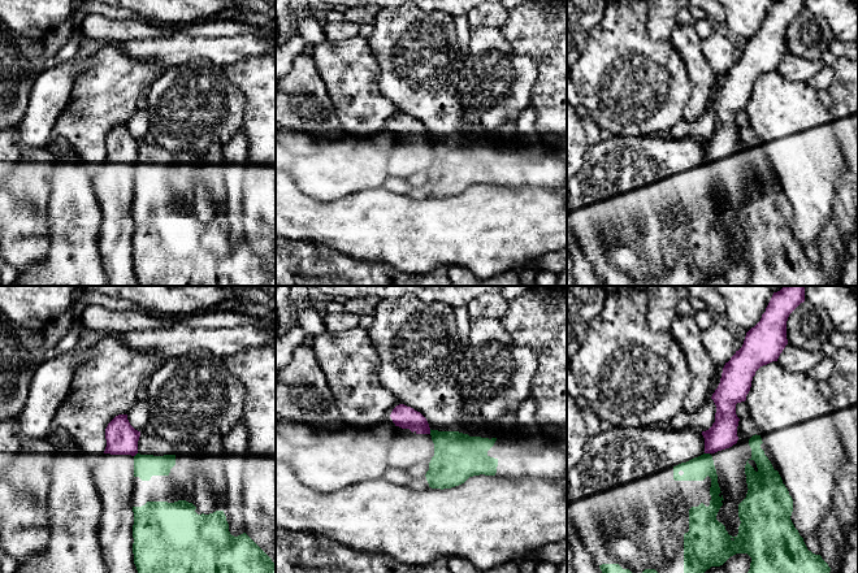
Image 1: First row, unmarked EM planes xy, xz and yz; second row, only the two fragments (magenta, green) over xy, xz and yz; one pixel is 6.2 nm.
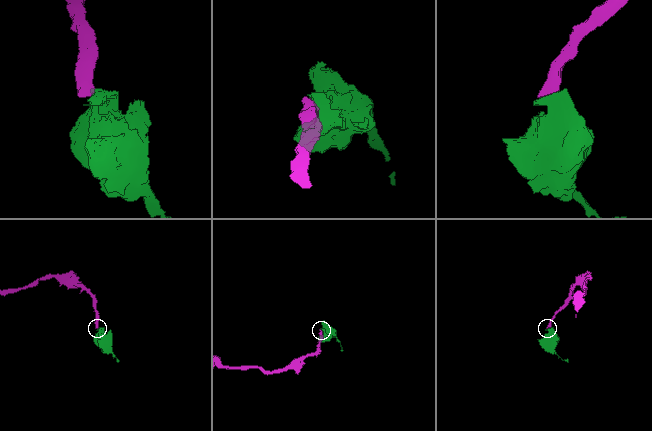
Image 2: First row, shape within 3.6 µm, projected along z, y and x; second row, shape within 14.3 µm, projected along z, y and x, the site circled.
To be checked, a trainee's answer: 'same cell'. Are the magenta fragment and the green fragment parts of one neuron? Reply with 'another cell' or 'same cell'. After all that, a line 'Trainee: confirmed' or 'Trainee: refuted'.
another cell
Trainee: refuted

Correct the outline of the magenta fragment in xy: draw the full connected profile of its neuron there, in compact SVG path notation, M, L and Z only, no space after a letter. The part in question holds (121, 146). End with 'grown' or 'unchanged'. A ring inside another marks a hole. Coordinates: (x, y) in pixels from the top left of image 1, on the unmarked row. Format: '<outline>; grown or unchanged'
M127 123L116 125L105 138L105 160L92 178L103 216L99 251L107 286L139 286L133 262L131 214L139 146L140 140L130 134Z; grown

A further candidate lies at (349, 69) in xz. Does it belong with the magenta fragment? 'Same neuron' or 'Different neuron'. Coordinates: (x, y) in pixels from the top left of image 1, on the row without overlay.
Different neuron

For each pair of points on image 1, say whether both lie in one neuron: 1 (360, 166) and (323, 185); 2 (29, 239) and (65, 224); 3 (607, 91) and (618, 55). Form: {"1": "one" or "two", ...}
{"1": "one", "2": "two", "3": "one"}

